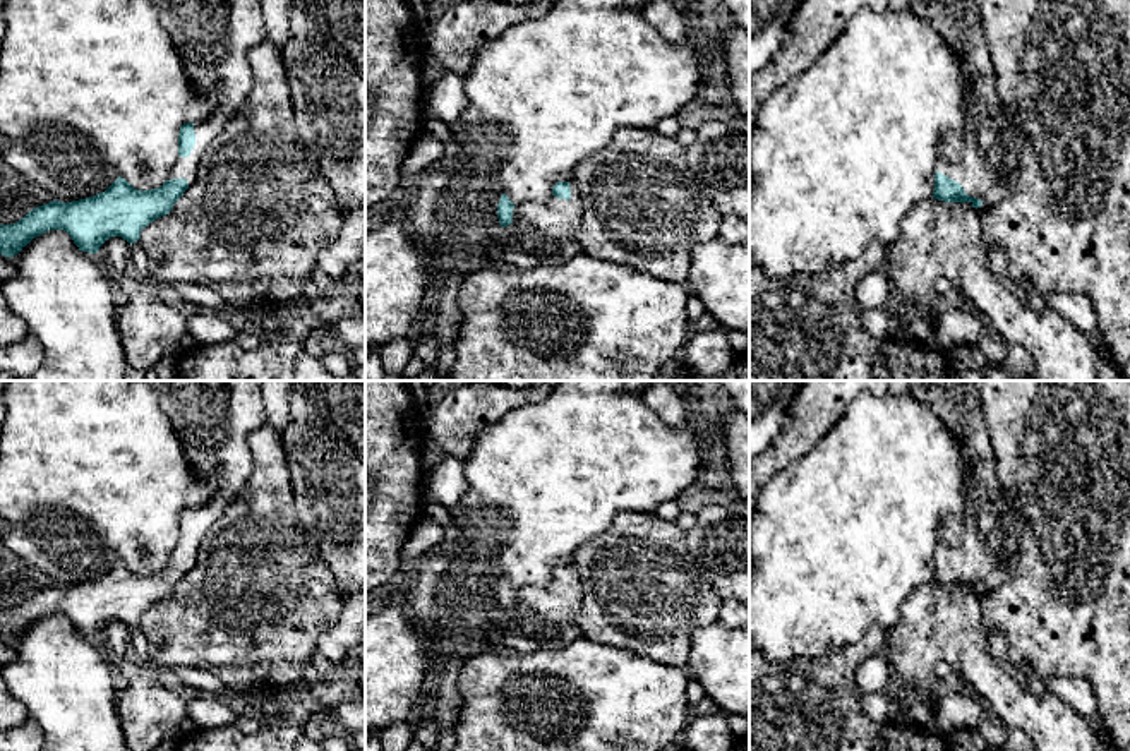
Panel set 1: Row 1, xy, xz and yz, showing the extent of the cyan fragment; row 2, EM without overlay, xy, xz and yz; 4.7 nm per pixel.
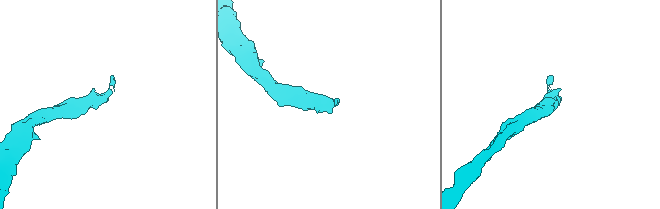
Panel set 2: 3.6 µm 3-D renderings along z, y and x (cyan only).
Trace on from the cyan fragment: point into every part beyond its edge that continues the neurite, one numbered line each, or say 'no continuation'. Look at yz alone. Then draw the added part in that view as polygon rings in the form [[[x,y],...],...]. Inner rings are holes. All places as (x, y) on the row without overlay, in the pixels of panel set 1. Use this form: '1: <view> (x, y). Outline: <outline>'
1: yz (988, 547). Outline: [[[909,381],[912,396],[928,405],[943,420],[948,432],[959,439],[967,458],[969,484],[964,490],[962,533],[955,544],[938,547],[938,557],[959,566],[965,578],[991,592],[1007,583],[1017,569],[1019,538],[1012,509],[996,477],[996,456],[989,425],[979,400],[981,381]]]

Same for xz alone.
1: xz (542, 618). Outline: [[[573,566],[571,583],[552,580],[544,585],[525,585],[513,593],[513,607],[502,612],[506,650],[532,653],[557,650],[581,638],[578,614],[581,585]]]

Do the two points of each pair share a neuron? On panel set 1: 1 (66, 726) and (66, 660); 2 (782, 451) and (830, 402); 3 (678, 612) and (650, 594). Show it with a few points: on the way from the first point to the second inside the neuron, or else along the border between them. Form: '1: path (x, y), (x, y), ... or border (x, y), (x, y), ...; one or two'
1: path (66, 710), (66, 676); one
2: path (794, 439), (818, 414); one
3: path (671, 606), (657, 597); one

